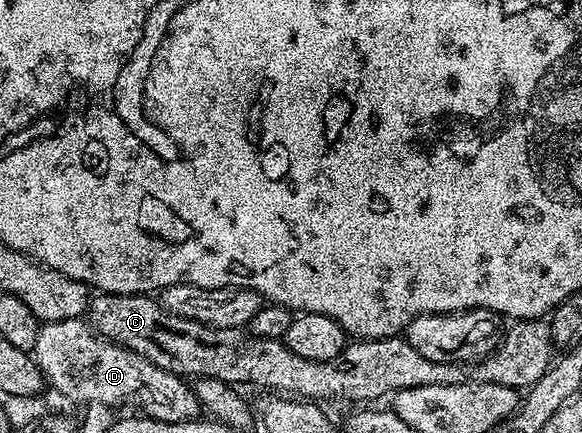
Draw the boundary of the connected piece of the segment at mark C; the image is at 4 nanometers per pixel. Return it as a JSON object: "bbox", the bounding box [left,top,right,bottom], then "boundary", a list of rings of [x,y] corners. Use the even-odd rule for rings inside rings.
{"bbox":[86,292,554,403],"boundary":[[[97,292],[88,302],[86,314],[87,324],[91,325],[99,337],[104,337],[123,349],[142,355],[150,363],[162,367],[167,373],[175,373],[178,377],[195,379],[198,377],[213,377],[227,381],[229,385],[265,385],[265,390],[277,391],[282,395],[295,395],[317,403],[325,403],[331,397],[342,397],[354,403],[376,403],[379,397],[409,389],[410,387],[434,387],[435,385],[462,385],[468,382],[494,383],[502,387],[510,387],[524,391],[543,377],[554,362],[554,346],[552,344],[552,326],[547,320],[518,322],[509,324],[508,334],[499,338],[498,344],[487,357],[468,364],[455,361],[454,363],[434,363],[434,359],[426,359],[419,351],[414,351],[410,343],[400,335],[394,337],[374,337],[371,339],[356,339],[345,344],[344,350],[334,359],[315,361],[302,359],[302,355],[294,355],[283,340],[275,341],[265,337],[256,337],[244,329],[227,329],[226,327],[210,327],[206,323],[194,323],[194,319],[182,319],[173,313],[167,313],[160,306],[159,300],[148,295],[135,293],[102,293]]]}

